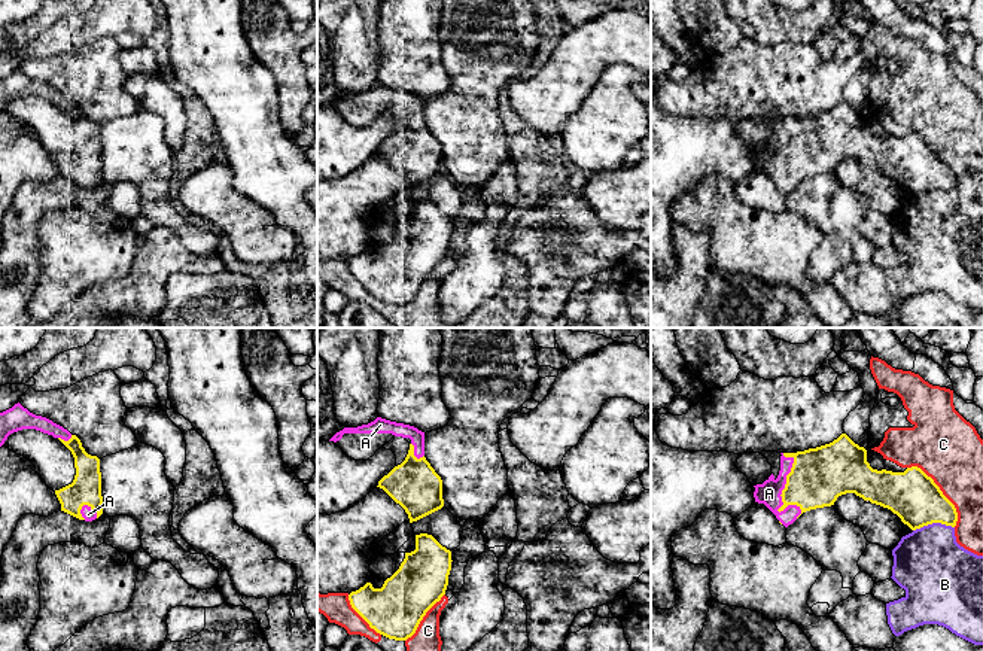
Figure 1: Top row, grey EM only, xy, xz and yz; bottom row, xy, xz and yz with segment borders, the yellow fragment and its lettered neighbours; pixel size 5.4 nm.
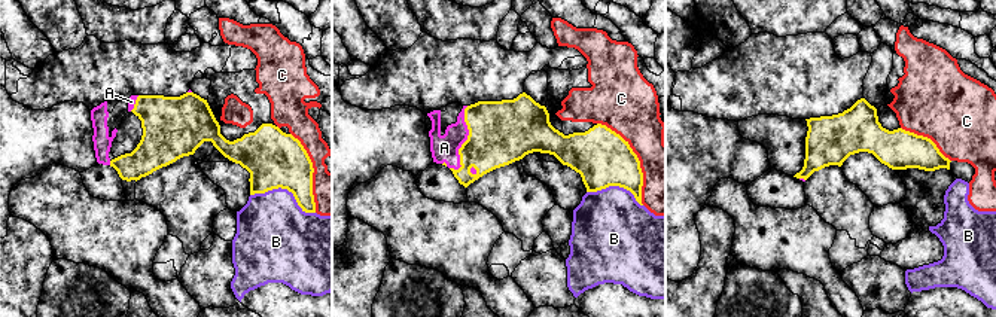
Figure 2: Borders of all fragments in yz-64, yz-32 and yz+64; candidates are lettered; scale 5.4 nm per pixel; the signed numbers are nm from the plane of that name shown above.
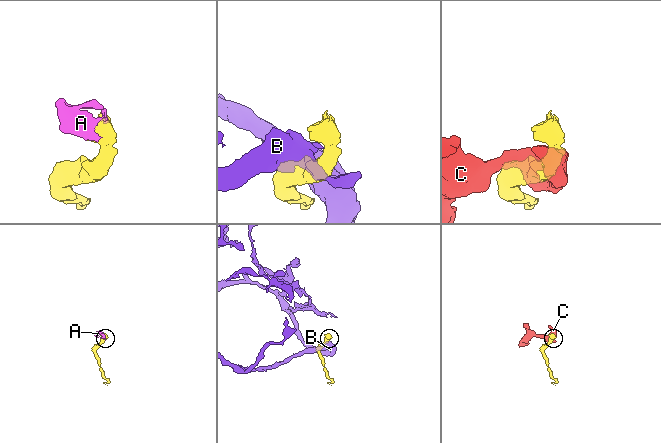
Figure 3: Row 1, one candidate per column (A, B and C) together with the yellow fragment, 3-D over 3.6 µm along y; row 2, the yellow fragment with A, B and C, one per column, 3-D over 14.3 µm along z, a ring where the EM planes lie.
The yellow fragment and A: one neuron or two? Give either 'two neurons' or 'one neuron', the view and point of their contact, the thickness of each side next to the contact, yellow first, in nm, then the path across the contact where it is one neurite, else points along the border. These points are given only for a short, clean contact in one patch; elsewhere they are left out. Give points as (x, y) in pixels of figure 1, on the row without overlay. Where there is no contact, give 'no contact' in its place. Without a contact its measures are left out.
one neuron; meets yellow in yz at (782, 160); 300 nm thick on the yellow side, 130 nm on the other

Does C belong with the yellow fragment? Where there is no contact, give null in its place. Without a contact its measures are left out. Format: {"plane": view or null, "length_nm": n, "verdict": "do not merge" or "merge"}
{"plane": "yz", "length_nm": 420, "verdict": "do not merge"}

